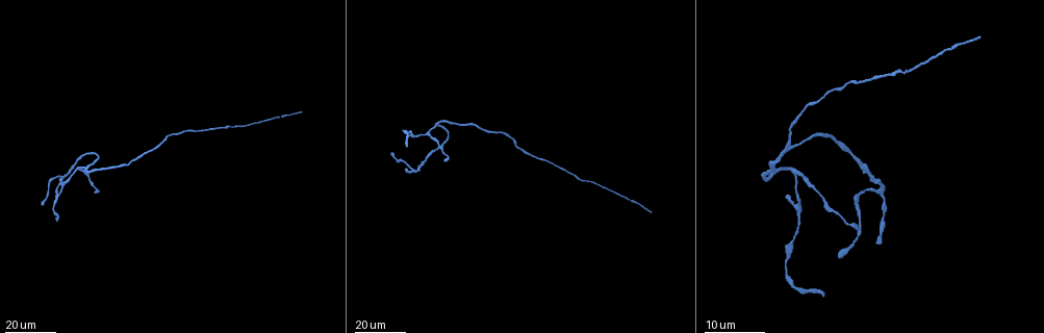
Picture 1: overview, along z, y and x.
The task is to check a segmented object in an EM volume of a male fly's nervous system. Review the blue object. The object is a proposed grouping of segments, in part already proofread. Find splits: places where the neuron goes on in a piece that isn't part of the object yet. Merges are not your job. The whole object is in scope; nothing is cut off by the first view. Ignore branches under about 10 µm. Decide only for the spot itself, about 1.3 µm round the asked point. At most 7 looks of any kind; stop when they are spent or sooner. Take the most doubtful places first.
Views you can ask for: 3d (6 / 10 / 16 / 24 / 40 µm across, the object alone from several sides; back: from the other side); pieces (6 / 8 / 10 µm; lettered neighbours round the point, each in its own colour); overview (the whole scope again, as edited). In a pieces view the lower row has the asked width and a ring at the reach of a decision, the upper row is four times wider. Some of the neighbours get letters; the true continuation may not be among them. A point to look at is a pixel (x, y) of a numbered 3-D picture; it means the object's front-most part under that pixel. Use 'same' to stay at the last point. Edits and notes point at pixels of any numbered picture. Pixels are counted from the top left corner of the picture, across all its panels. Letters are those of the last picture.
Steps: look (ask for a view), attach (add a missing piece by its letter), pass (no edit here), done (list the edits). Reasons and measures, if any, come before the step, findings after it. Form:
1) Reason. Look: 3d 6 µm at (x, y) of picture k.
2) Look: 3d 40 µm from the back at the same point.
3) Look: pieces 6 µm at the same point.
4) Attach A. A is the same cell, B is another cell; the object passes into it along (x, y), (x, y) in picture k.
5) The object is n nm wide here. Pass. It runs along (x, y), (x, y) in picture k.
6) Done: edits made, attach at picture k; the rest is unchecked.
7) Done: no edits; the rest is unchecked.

An open end. Look: 3d 24 µm at (301, 113) of picture 1.

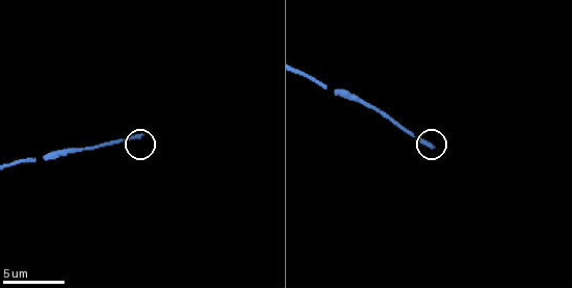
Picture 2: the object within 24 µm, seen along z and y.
Look: pieces 8 µm at (433, 147) of picture 2.

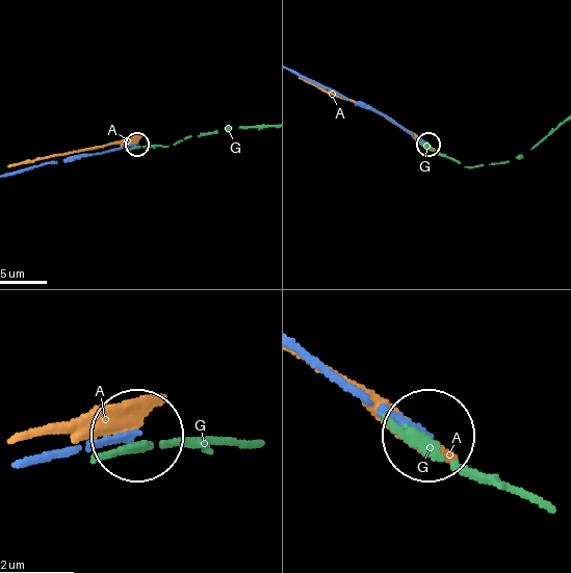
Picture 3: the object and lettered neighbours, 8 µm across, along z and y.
Pass. A and G are other cells; it runs along (305, 350), (423, 432) in picture 3; no lettered piece goes on from it.

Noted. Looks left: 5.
Branch stops here. Look: 3d 16 µm at (407, 145) of picture 1.

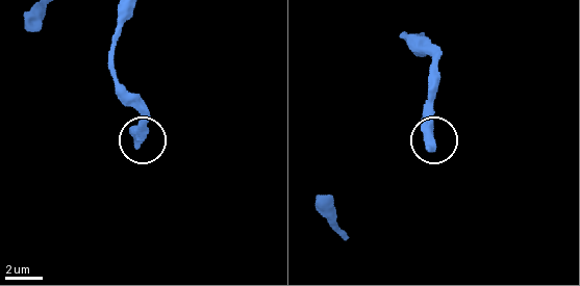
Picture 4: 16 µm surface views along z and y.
Look: pieces 10 µm at (138, 146) of picture 4.

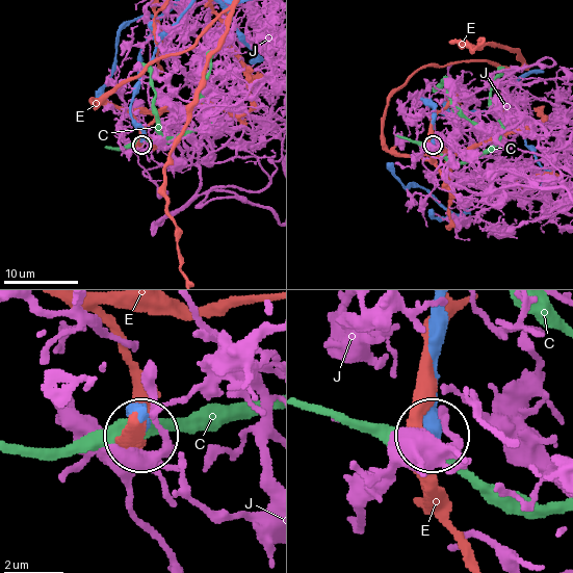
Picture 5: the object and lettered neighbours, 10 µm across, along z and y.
Pass. C, E and J are other cells; none of them fits.

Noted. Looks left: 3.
Branch stops here. Look: 3d 24 µm at (876, 241) of picture 1.

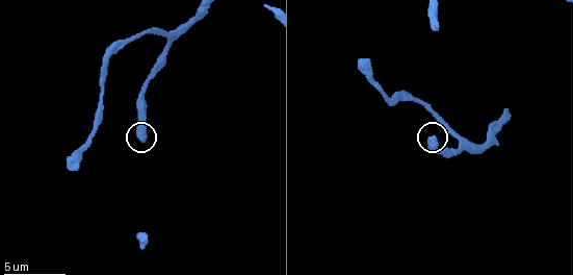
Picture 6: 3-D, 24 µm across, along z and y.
Look: pieces 10 µm at (142, 138) of picture 6.

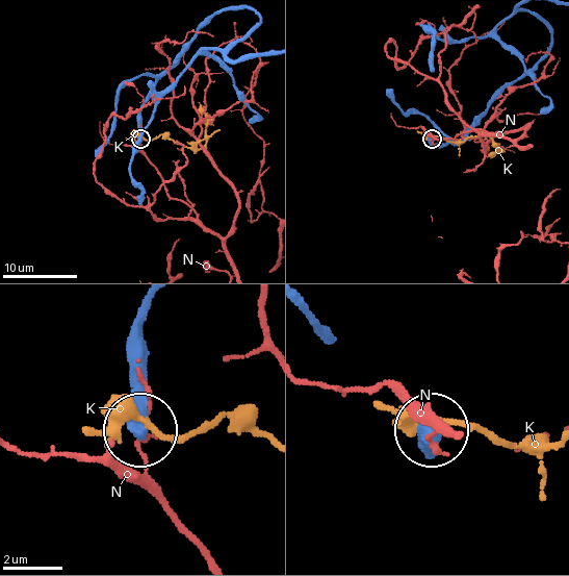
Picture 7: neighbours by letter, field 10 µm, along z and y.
Pass. K and N are other cells; it runs along (148, 306), (140, 336), (140, 430) in picture 7; no lettered piece goes on from it.

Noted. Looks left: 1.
End of a long branch. Look: pieces 10 µm at (71, 167) of picture 6.

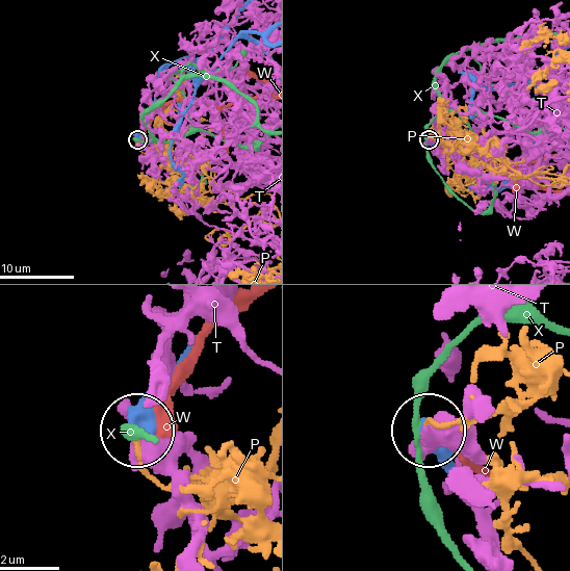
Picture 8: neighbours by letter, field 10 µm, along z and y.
Pass. P, T, W and X are other cells; no lettered piece goes on from it.

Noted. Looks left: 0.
Done: no edits; the rest is unchecked.

